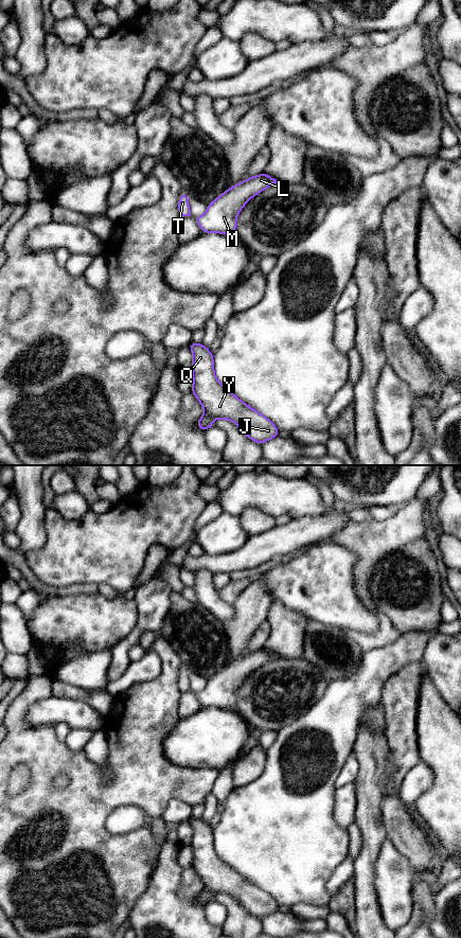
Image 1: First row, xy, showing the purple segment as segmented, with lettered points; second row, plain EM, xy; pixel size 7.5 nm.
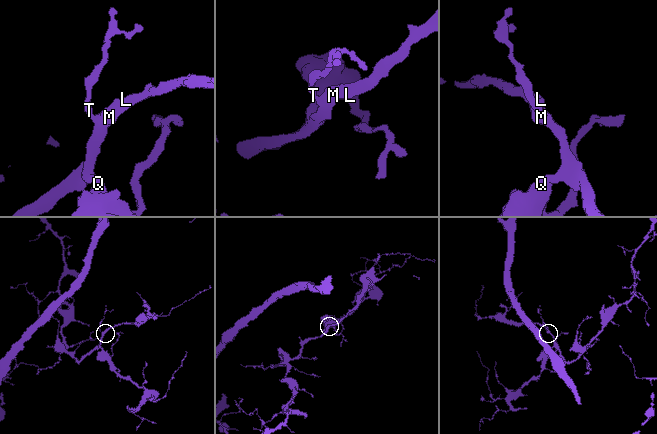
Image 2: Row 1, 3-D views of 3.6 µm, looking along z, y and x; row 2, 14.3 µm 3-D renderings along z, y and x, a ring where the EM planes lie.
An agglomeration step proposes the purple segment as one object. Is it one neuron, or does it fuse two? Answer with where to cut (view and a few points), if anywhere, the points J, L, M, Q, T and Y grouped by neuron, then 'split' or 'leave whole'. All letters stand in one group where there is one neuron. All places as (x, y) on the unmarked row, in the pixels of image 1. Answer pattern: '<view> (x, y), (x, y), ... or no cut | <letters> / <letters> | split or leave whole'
no cut | J L M Q T Y | leave whole

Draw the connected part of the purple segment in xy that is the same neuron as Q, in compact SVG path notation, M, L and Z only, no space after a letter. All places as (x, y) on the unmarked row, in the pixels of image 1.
M193 817L189 822L193 828L192 868L203 883L197 902L206 906L213 901L214 893L226 893L235 898L246 912L260 920L278 910L279 904L269 893L242 877L217 855L213 829L208 822Z

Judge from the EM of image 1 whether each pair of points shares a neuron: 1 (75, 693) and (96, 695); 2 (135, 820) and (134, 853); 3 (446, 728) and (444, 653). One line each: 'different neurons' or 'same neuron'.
1: same neuron
2: different neurons
3: different neurons

